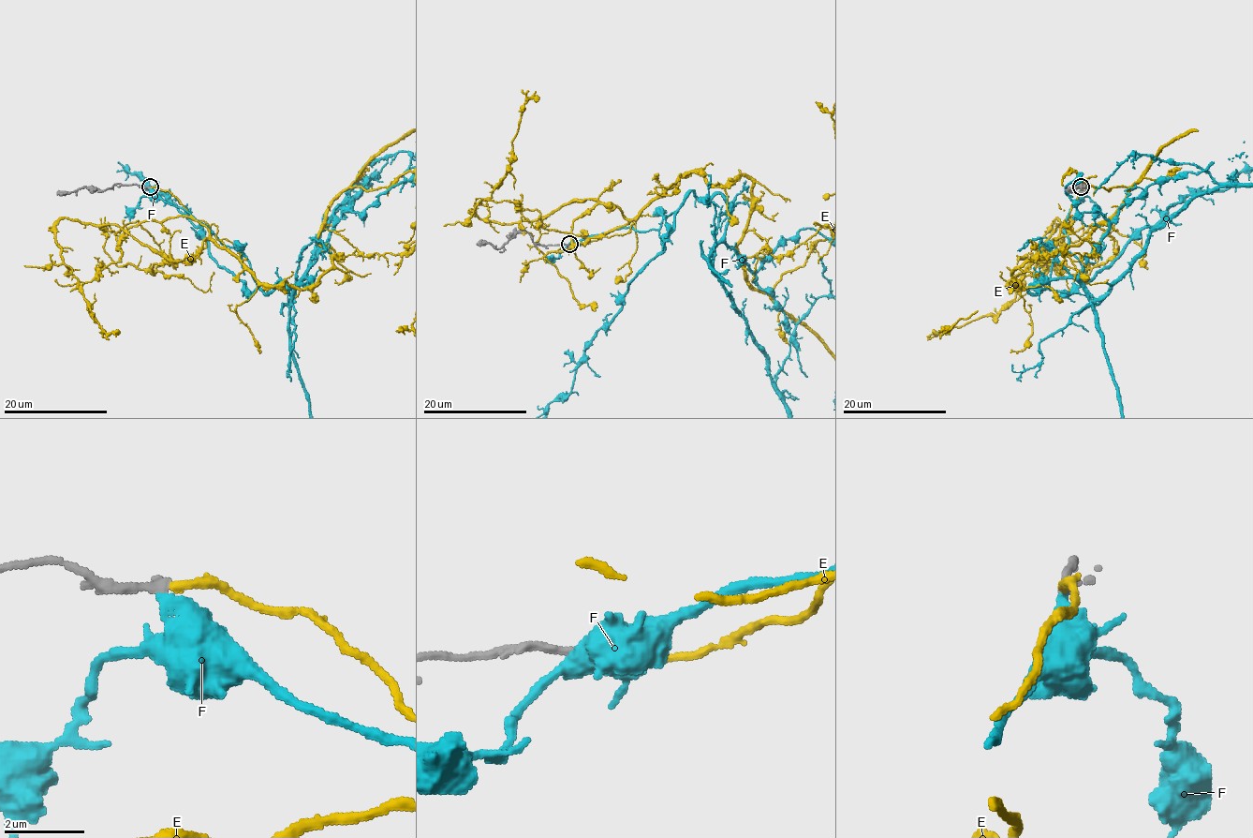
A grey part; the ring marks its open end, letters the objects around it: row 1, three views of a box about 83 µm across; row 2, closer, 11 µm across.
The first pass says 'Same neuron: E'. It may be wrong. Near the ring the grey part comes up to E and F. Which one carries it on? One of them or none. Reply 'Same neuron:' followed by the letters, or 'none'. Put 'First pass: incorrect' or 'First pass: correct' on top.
First pass: correct
Same neuron: E

